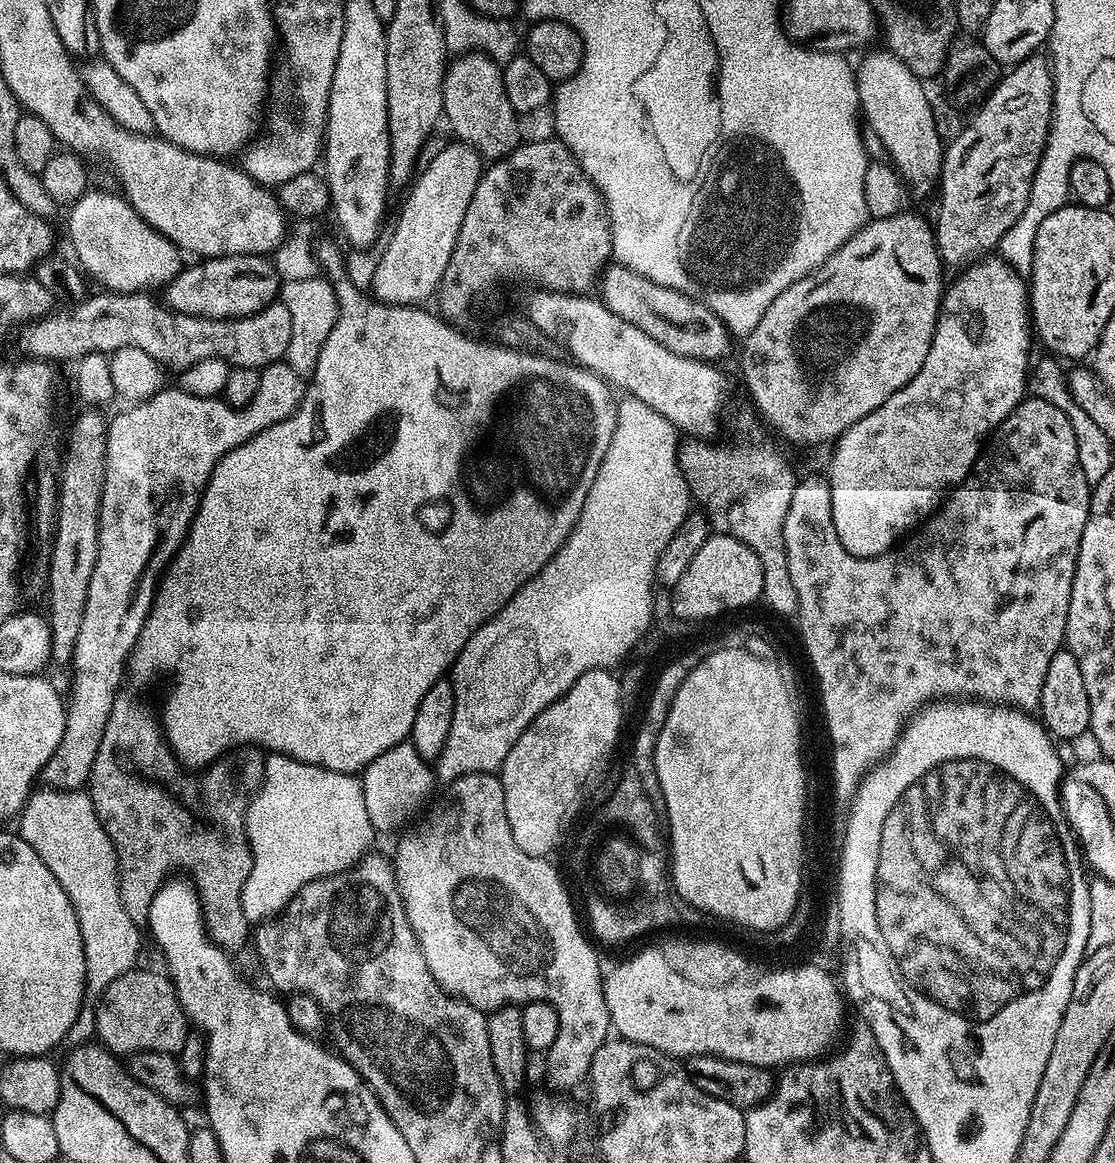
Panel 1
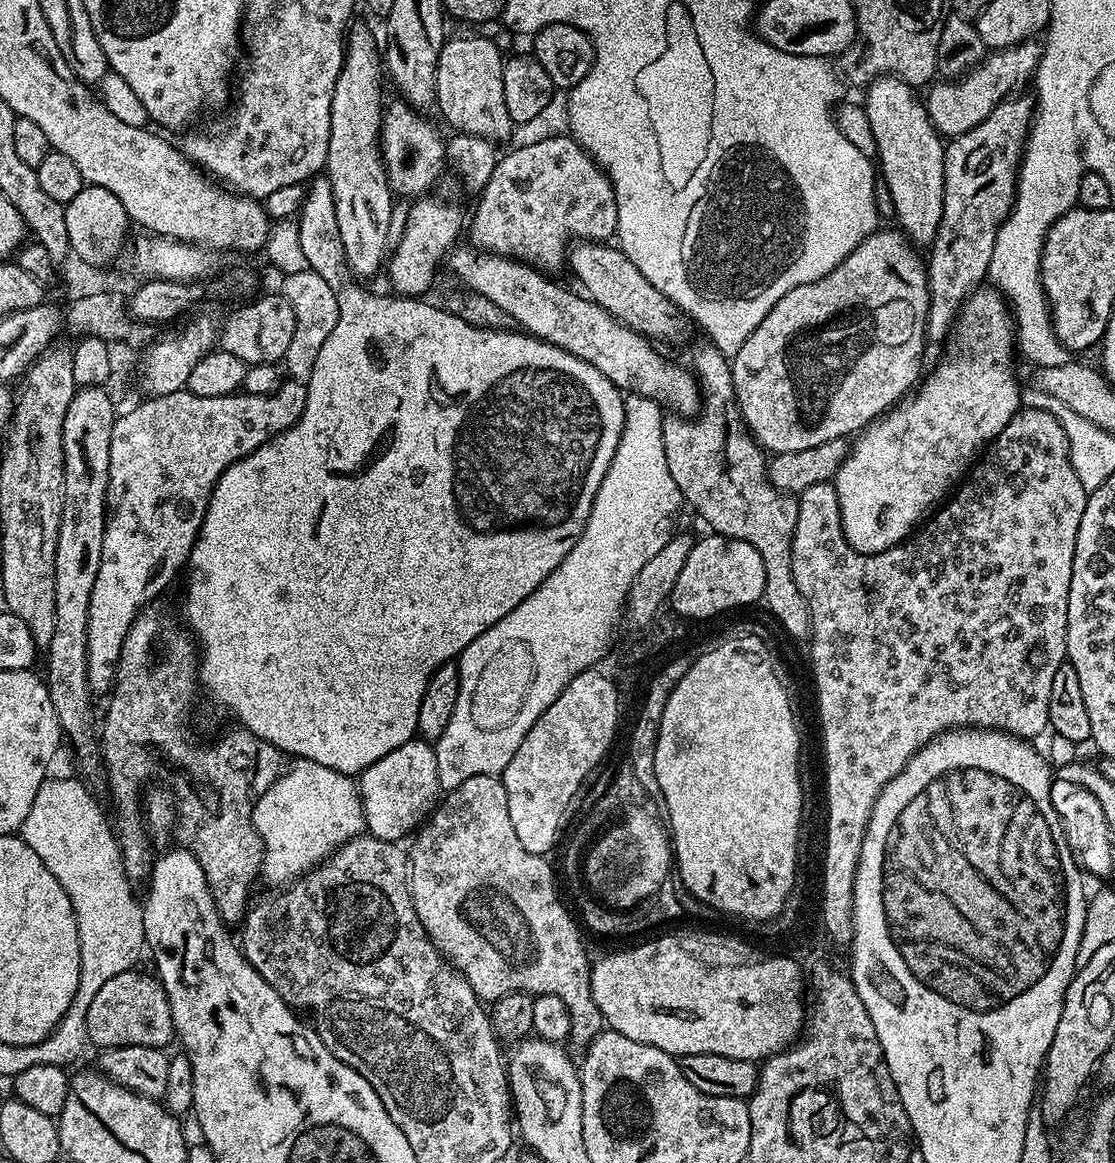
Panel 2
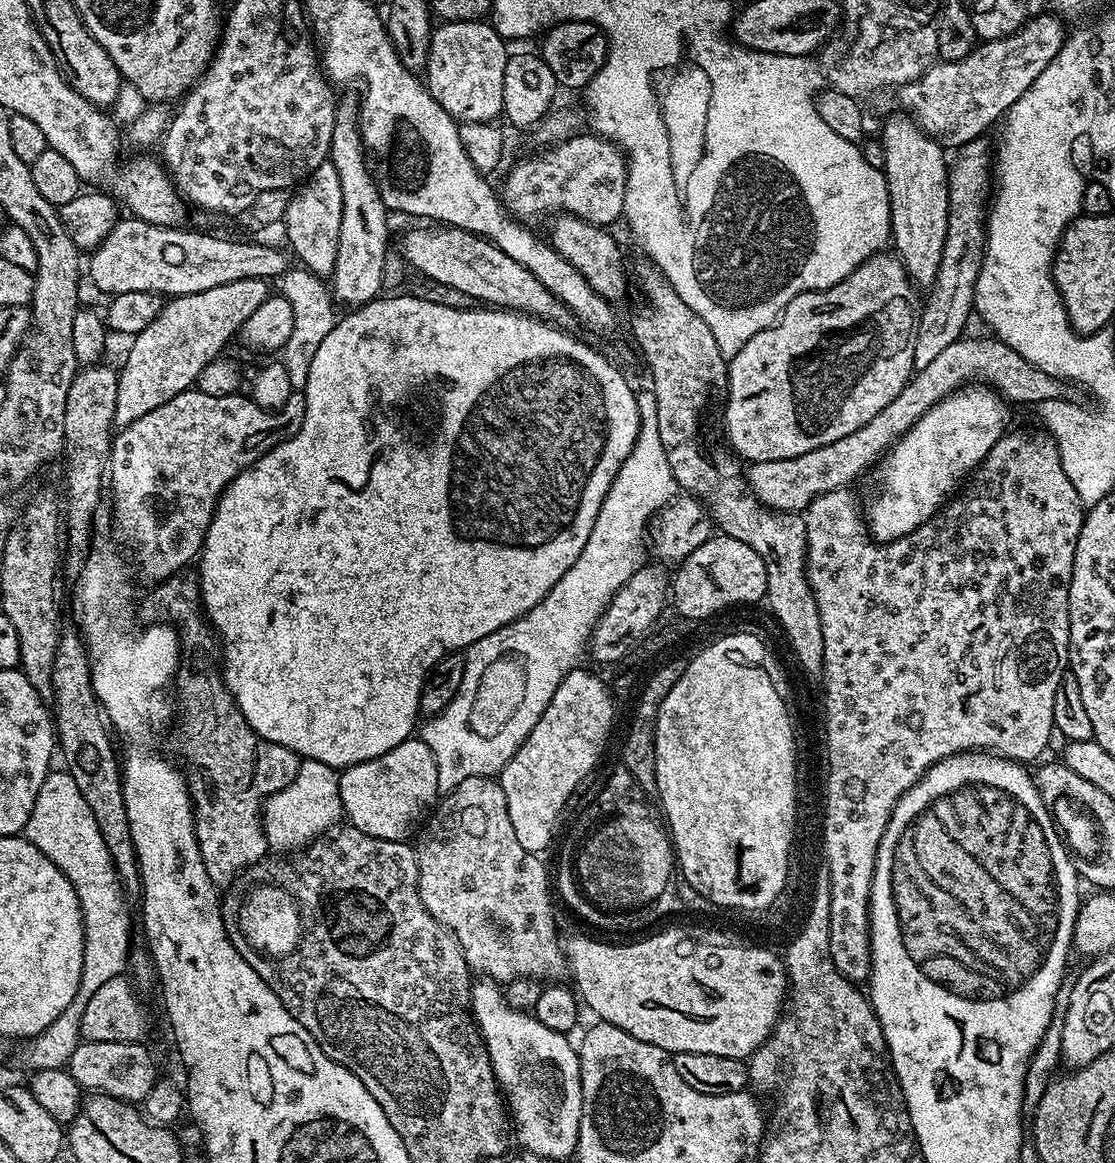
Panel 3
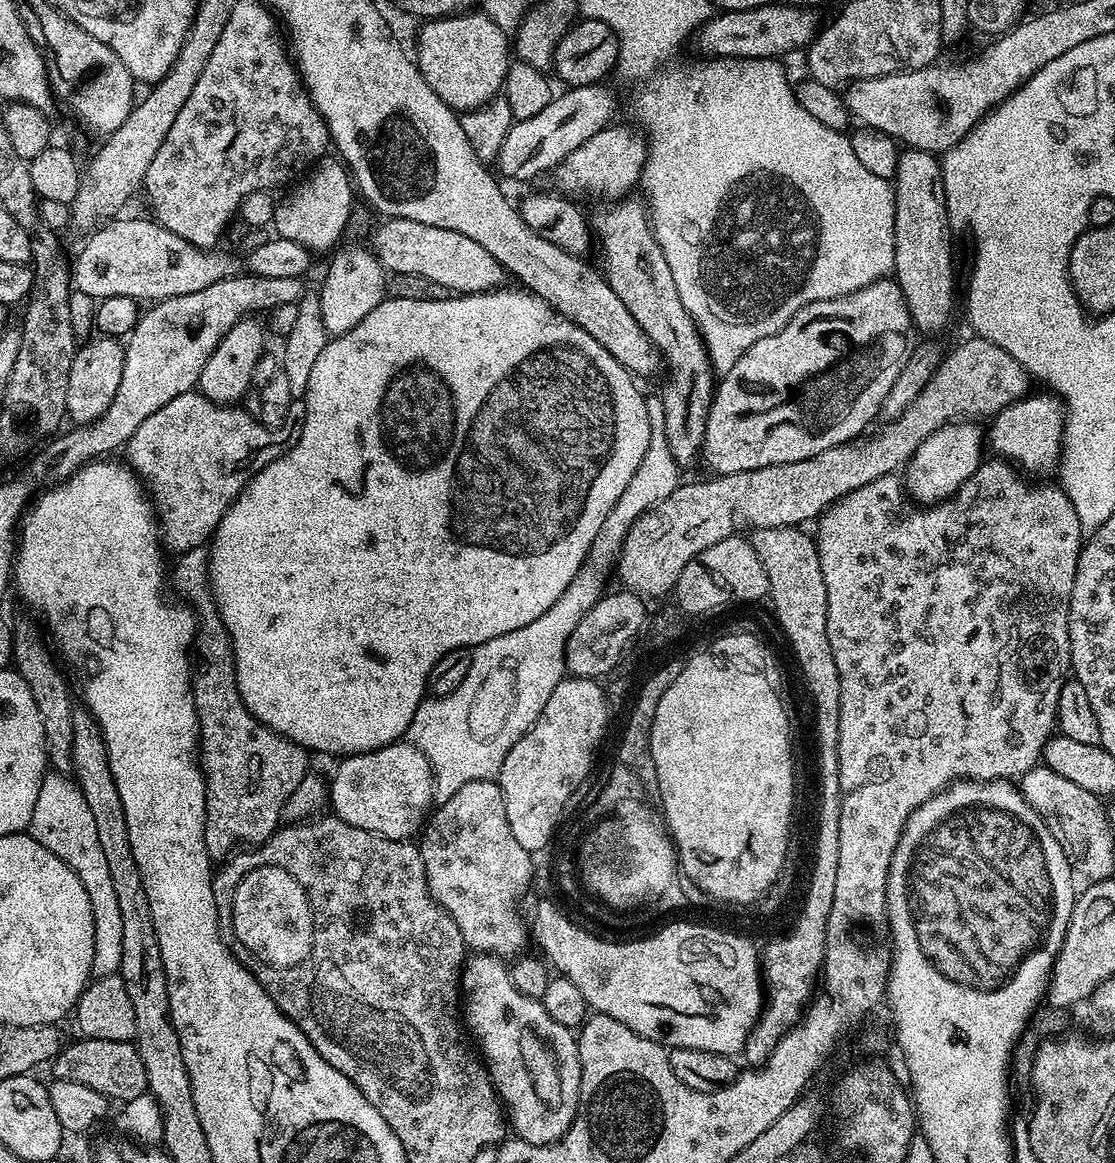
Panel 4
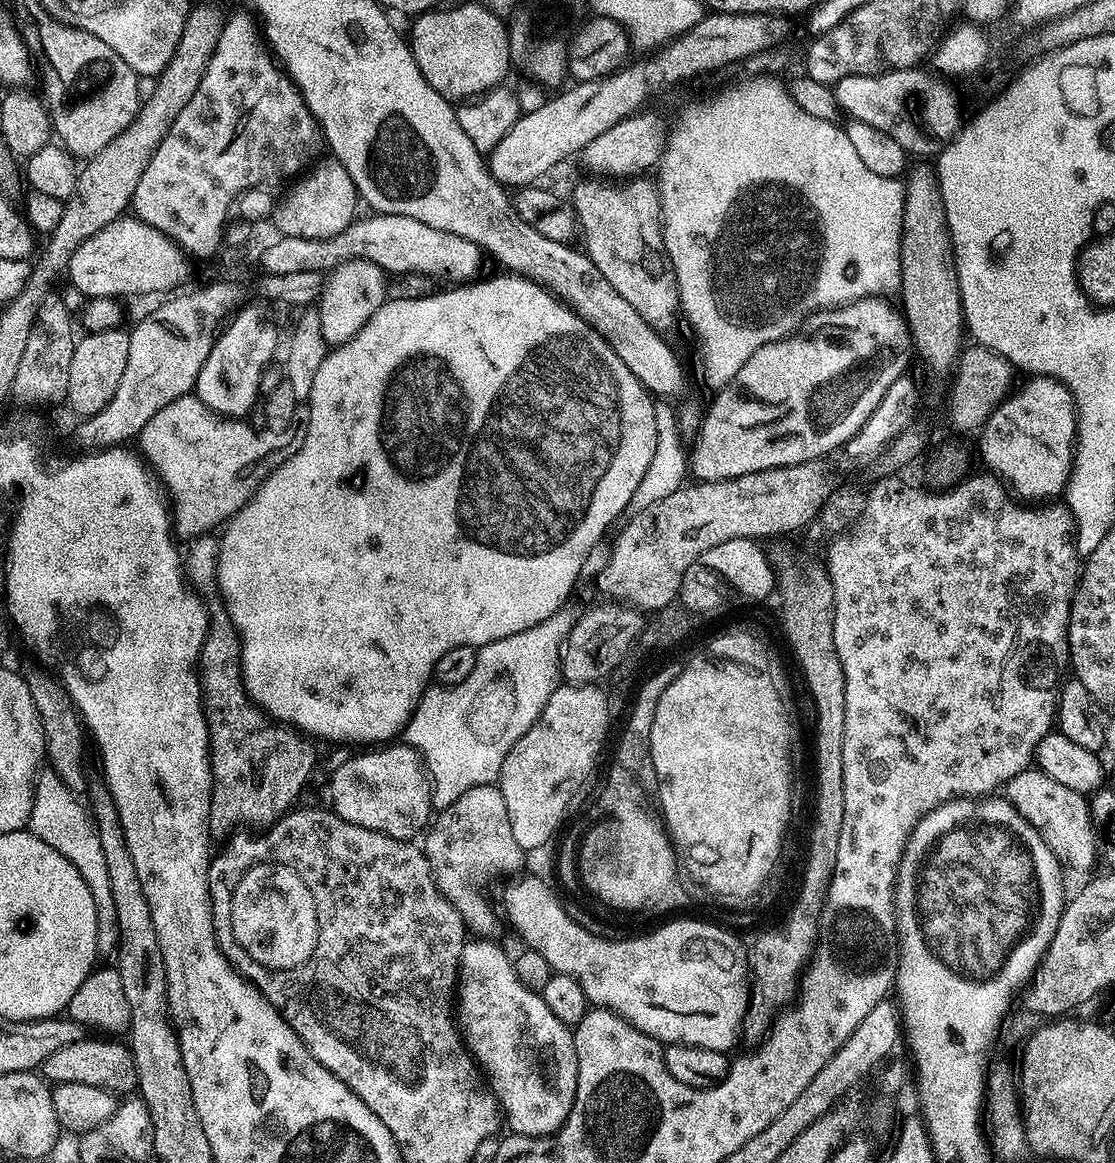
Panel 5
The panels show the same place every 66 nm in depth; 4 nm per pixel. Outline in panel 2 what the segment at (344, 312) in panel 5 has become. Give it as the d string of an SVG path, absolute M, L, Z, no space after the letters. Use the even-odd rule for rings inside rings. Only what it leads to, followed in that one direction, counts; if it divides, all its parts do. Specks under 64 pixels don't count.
M353 27L351 31L347 33L346 36L346 47L344 49L344 65L342 66L342 70L338 74L338 82L334 86L334 98L332 99L332 105L330 106L330 146L328 147L328 163L326 165L326 175L328 177L328 181L330 182L330 190L332 191L332 197L334 198L334 214L338 214L338 234L342 234L342 246L344 247L344 253L346 254L346 262L348 263L348 271L351 273L353 277L361 278L360 276L372 276L376 271L381 271L382 265L386 260L386 249L389 247L388 244L388 231L392 228L392 200L394 201L394 193L392 191L392 187L388 185L388 175L386 174L386 170L384 169L384 158L380 151L380 126L382 123L382 103L380 104L380 76L382 80L382 56L378 51L378 44L376 48L376 40L372 37L372 32L368 28L356 28Z

